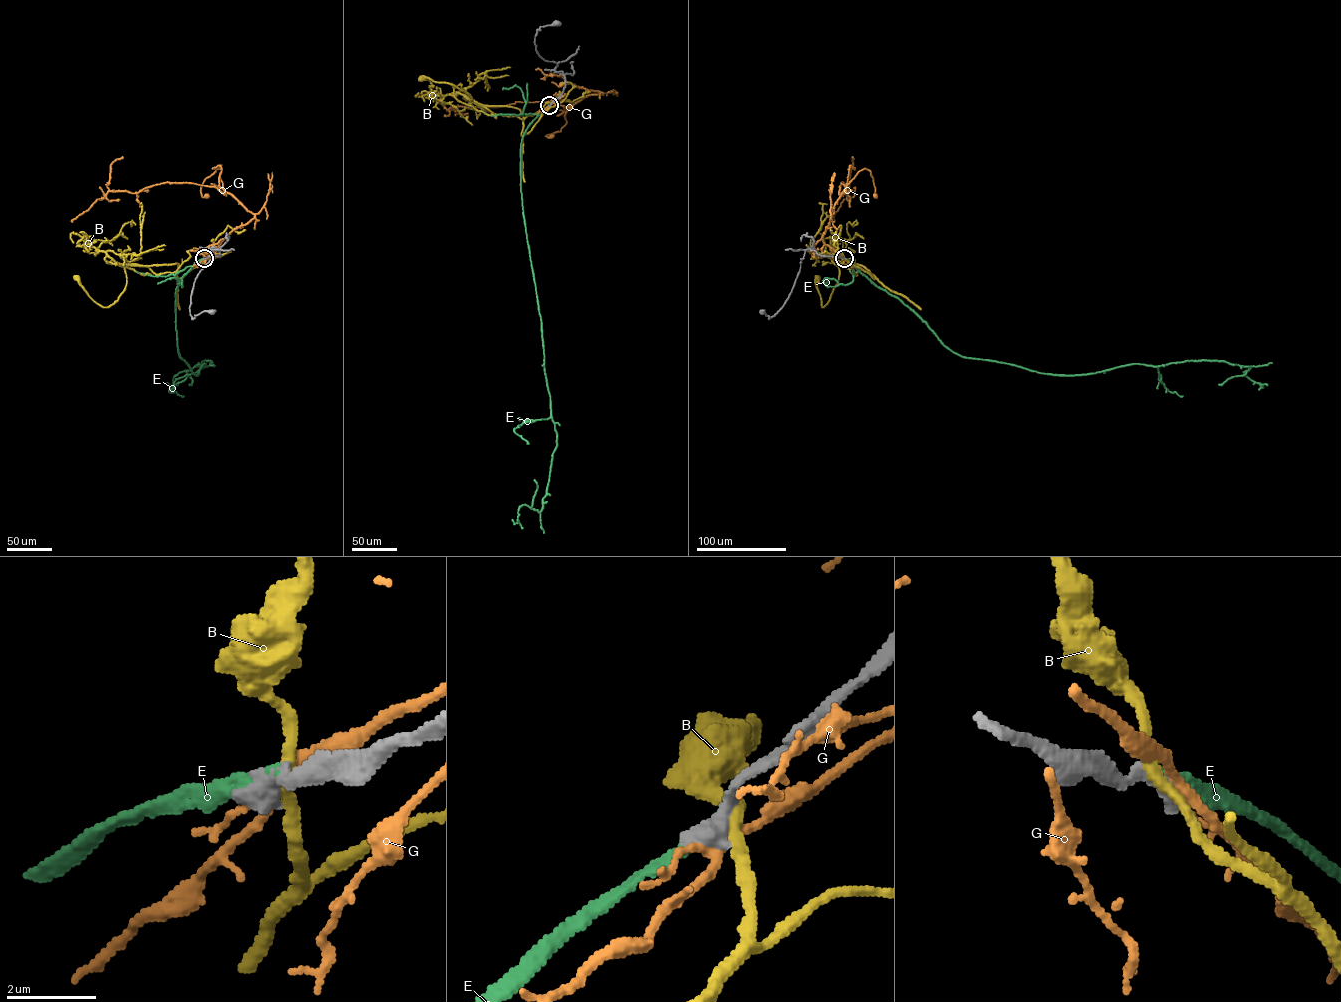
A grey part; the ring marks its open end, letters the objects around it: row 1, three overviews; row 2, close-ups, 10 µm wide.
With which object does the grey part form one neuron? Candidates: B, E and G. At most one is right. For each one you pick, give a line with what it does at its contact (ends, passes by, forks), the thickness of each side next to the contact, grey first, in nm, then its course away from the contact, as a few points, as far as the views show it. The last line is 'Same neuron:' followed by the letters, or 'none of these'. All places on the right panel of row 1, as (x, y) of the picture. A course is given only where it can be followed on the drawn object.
E: it ends; calibres 550 and 360 nm; course (844, 258), (962, 356), (1063, 375), (1133, 364), (1222, 360), (1250, 366), (1243, 374), (1258, 383)
Same neuron: E

